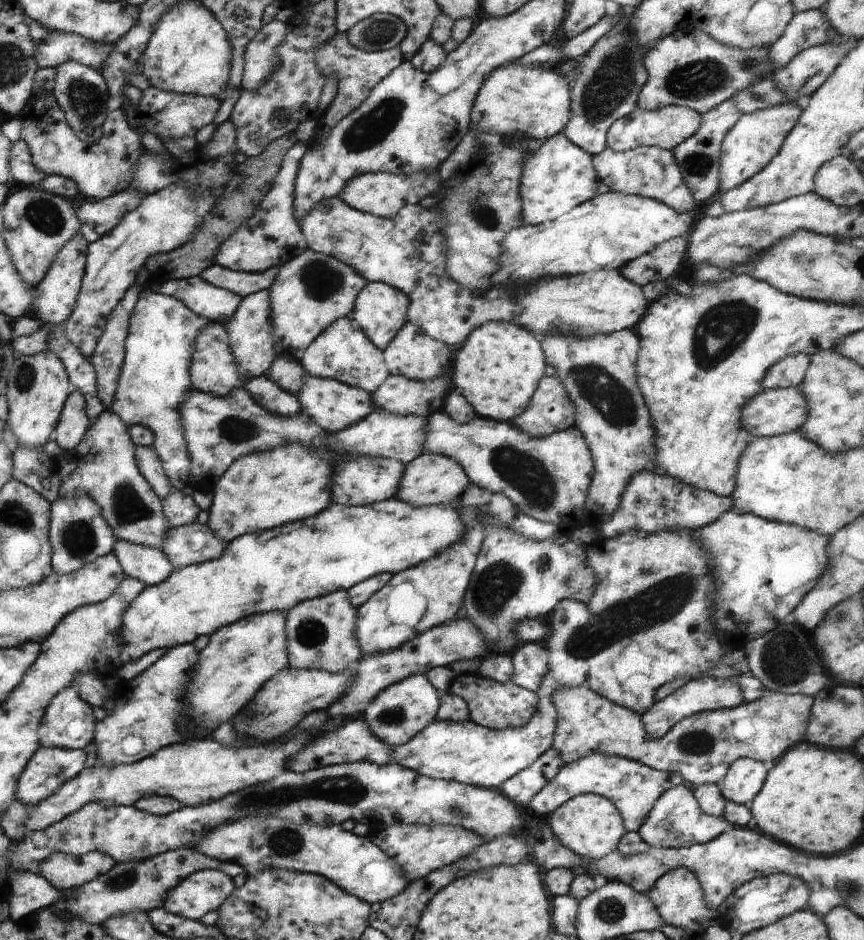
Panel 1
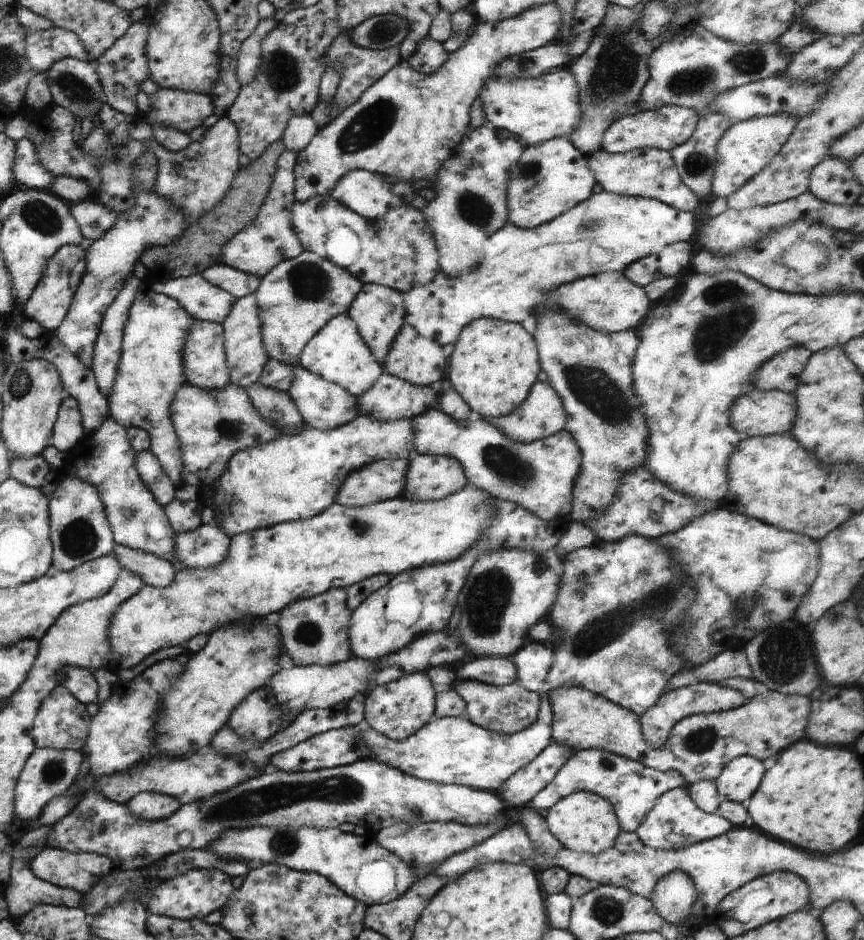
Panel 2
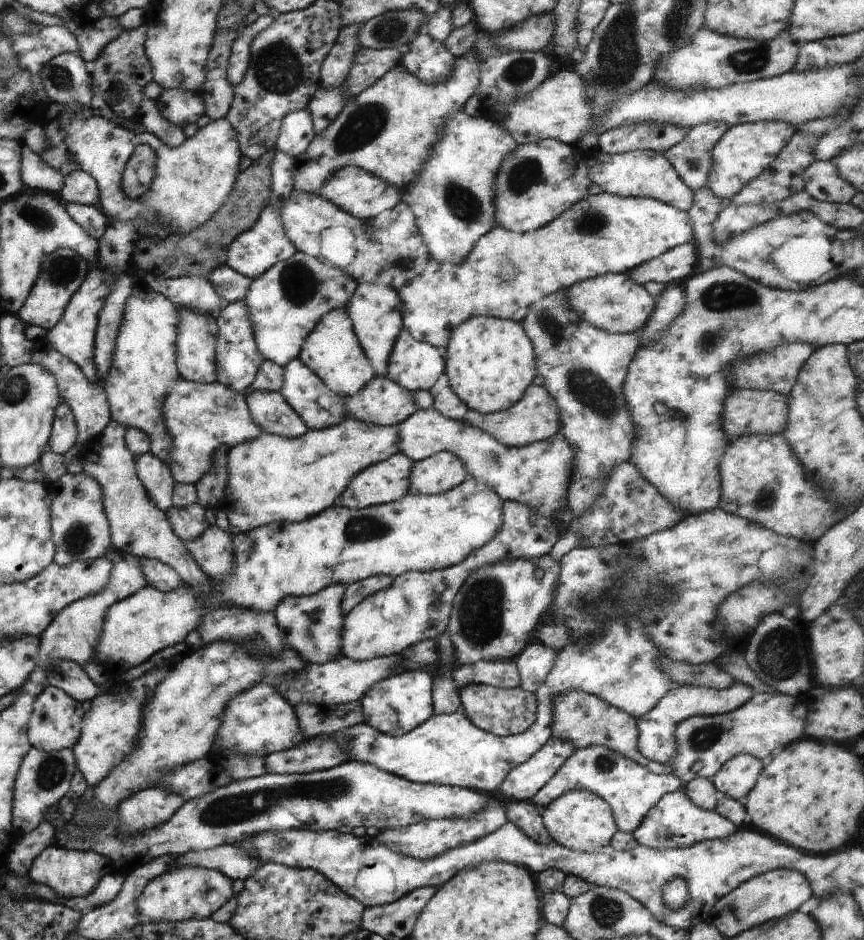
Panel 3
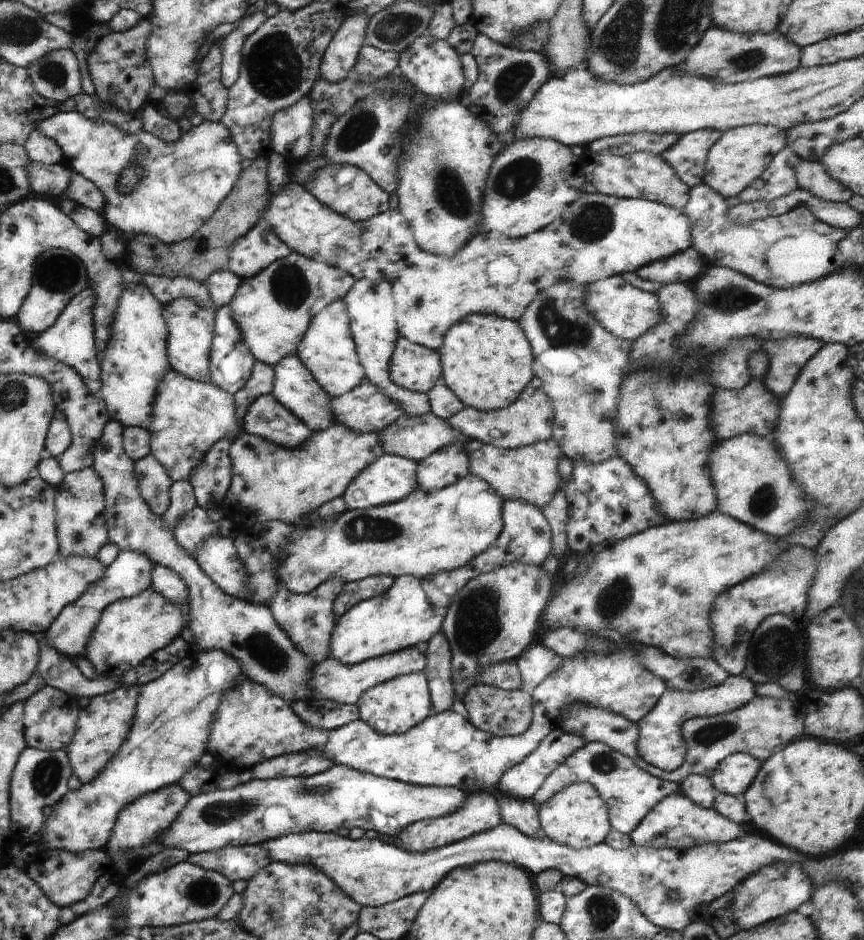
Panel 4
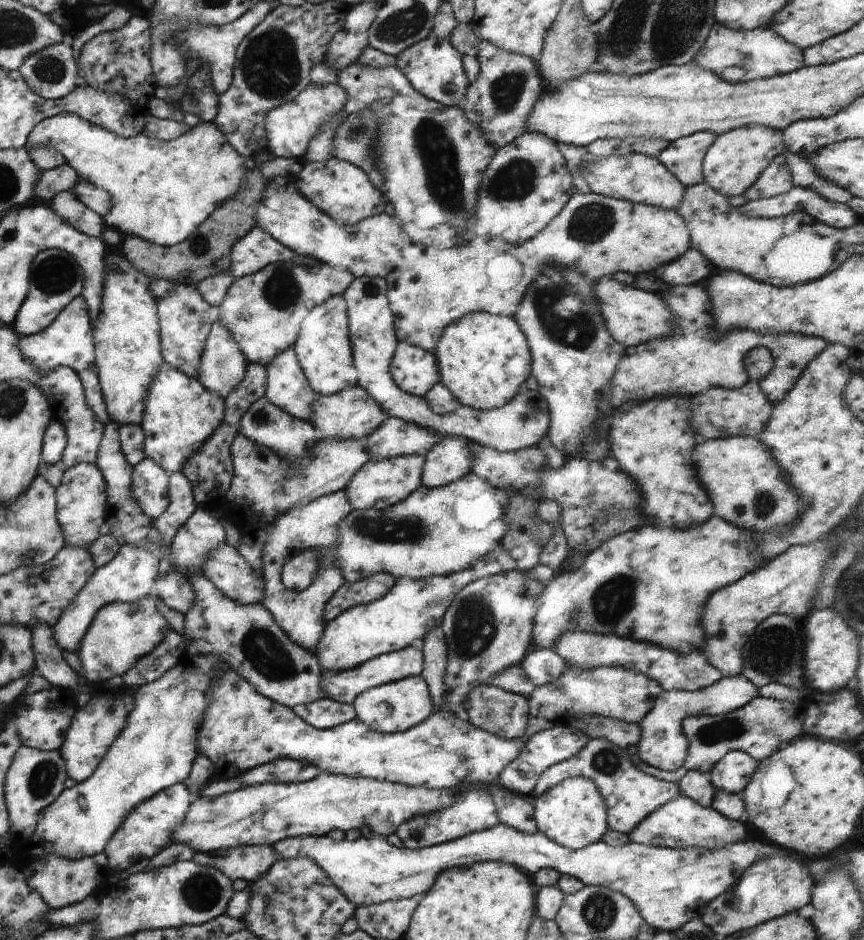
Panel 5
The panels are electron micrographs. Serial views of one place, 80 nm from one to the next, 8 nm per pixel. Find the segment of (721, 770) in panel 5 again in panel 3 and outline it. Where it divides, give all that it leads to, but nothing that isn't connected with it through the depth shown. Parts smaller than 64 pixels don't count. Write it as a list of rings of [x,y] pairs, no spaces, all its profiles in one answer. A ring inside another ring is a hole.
[[[738,754],[724,762],[711,782],[720,794],[739,801],[744,800],[746,794],[754,788],[762,768],[762,762],[758,758]]]

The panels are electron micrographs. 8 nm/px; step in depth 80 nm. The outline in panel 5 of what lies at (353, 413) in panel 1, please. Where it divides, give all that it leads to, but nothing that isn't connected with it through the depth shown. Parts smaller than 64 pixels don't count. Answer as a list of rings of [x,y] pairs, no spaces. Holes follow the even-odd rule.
[[[286,348],[266,366],[264,397],[276,408],[299,420],[309,422],[314,416],[312,402],[318,395],[310,388],[293,348]]]

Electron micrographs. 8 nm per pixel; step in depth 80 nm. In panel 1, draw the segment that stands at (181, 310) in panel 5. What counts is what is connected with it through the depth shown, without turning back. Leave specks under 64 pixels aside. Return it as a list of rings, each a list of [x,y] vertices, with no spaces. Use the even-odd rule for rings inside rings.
[[[208,322],[206,328],[200,330],[200,334],[196,336],[196,340],[192,344],[192,364],[190,364],[191,387],[195,390],[212,394],[212,396],[228,396],[232,390],[244,386],[238,376],[225,325]]]

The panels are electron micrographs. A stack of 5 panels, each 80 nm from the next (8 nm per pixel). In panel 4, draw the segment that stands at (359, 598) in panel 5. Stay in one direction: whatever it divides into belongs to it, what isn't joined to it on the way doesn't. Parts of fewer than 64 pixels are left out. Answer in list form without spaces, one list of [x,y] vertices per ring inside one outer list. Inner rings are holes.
[[[374,575],[358,582],[344,583],[342,590],[334,599],[333,612],[335,616],[342,616],[359,602],[382,596],[382,594],[388,592],[394,579],[394,577],[388,575]]]

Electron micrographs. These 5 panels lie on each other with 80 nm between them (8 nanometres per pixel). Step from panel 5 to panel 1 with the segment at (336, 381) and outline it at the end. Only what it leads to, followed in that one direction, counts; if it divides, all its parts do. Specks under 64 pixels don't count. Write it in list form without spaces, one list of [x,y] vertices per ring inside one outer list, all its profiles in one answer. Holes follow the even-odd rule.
[[[347,317],[336,320],[315,340],[310,342],[299,361],[311,376],[336,380],[352,388],[360,388],[371,394],[390,375],[384,362],[383,351],[378,350],[361,330],[361,327]]]

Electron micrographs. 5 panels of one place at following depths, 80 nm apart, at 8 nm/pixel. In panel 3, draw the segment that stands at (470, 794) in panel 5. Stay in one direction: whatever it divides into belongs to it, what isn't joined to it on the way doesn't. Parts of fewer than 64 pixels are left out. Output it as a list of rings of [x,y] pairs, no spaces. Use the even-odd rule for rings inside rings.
[[[489,798],[486,809],[469,819],[432,819],[420,821],[413,825],[406,825],[397,829],[384,829],[377,837],[379,844],[386,845],[397,853],[418,860],[433,859],[461,846],[469,845],[471,842],[480,840],[488,834],[498,830],[508,823],[504,803]]]

